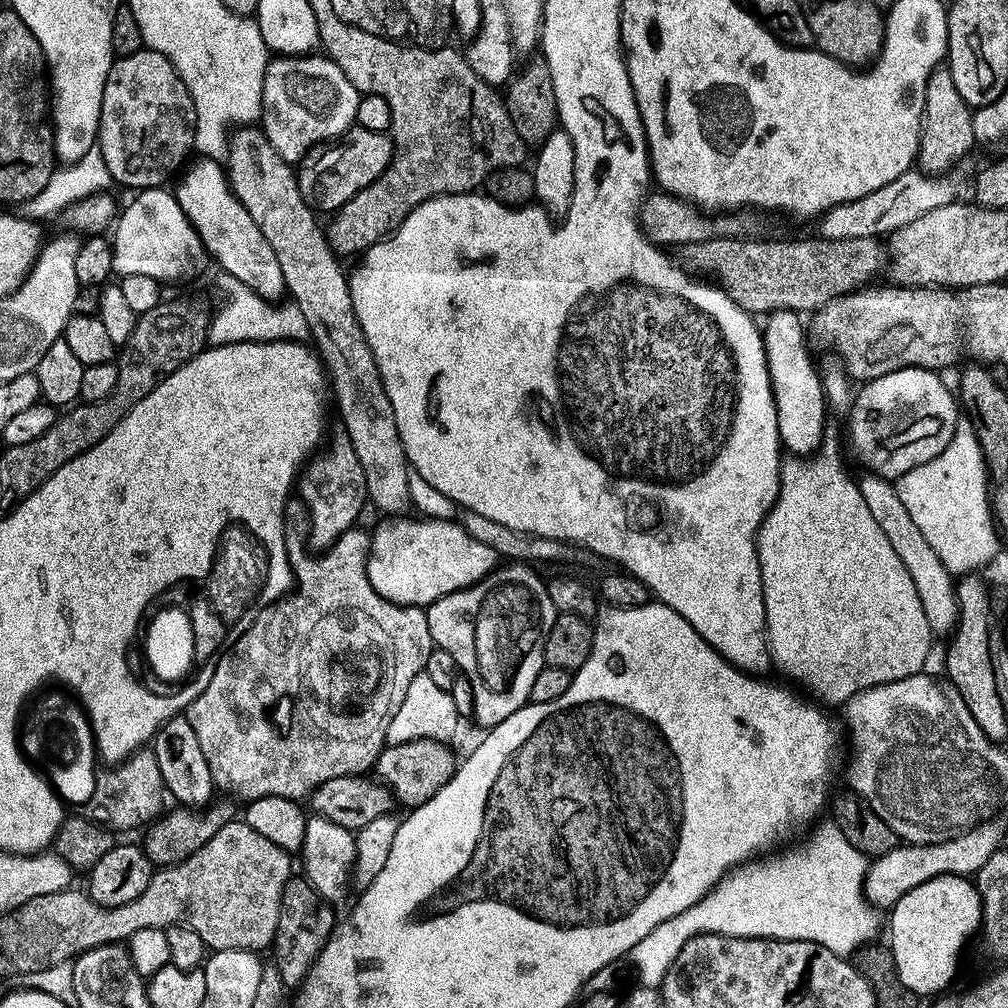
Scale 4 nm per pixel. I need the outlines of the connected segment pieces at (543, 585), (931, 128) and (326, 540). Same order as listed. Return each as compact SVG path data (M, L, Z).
M524 562L509 563L499 570L493 570L490 575L483 576L478 583L472 584L469 588L463 588L454 594L438 598L433 604L427 605L426 611L428 621L430 622L430 634L433 635L435 647L439 649L440 652L441 650L448 652L449 658L460 667L459 671L463 673L464 676L467 677L474 672L474 668L472 668L472 652L470 652L468 648L470 648L470 640L472 640L472 628L470 628L470 626L472 626L472 620L474 620L474 614L476 614L476 606L478 606L480 598L486 594L486 590L488 590L494 582L500 582L500 580L506 580L506 578L524 580L530 588L534 588L536 592L540 592L540 596L544 598L544 600L542 600L542 604L544 604L544 606L542 606L542 608L544 608L544 620L546 620L544 626L554 626L558 613L548 593L548 584L534 569L528 567L532 566Z
M941 66L935 68L928 79L928 89L924 95L924 118L920 121L920 150L918 164L929 174L948 174L951 168L977 143L972 125L973 109L958 94L954 78Z
M339 435L333 438L332 445L317 460L309 459L298 476L298 496L304 500L311 520L308 538L312 548L324 548L320 550L331 549L338 537L359 521L356 519L360 511L364 504L366 508L369 503L366 474L362 474L354 446L347 435Z

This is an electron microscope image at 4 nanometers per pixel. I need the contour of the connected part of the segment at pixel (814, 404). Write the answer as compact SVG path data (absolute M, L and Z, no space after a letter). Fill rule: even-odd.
M783 308L781 312L771 313L767 320L768 325L763 325L762 335L764 353L768 358L768 376L772 380L772 397L776 399L780 442L794 455L808 456L823 442L824 419L830 413L824 397L824 382L808 357L809 337L806 335L805 321L804 324L800 321L803 320L801 313Z

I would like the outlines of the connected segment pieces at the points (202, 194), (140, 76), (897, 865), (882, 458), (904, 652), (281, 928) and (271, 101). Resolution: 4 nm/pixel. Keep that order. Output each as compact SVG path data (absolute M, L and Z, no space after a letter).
M207 158L197 159L185 169L184 182L180 183L174 195L185 216L195 228L207 255L219 265L218 268L233 274L248 289L264 299L281 301L287 293L285 278L278 258L270 242L258 230L249 211L233 195L227 173L219 161Z
M141 50L113 59L106 86L102 90L98 151L106 162L106 170L117 185L125 184L133 190L164 188L168 184L167 180L185 167L184 159L193 155L195 133L196 111L190 90L186 90L183 78L168 59L151 50Z
M993 818L981 824L979 828L971 828L968 832L964 832L962 835L955 836L941 844L909 844L904 842L894 850L887 852L886 855L875 857L871 861L868 876L864 880L863 893L865 897L877 909L888 910L891 909L892 905L900 901L902 894L914 890L914 886L922 886L922 882L930 882L930 878L938 878L939 876L971 877L982 866L986 866L986 858L994 855L1003 845L1000 843L1004 840L1004 828L998 821L999 819Z
M903 368L861 385L848 412L848 436L867 471L897 480L947 448L960 422L960 408L939 376L933 369Z
M828 456L824 460L824 468L817 470L813 476L781 475L780 489L776 495L774 506L768 511L768 517L760 524L756 534L756 553L759 556L760 573L762 574L763 606L766 639L769 645L769 655L779 668L790 678L801 682L810 691L820 696L820 701L827 707L842 706L854 693L868 689L872 685L882 685L890 681L900 681L923 671L930 654L934 635L929 628L928 618L922 609L922 602L916 592L916 586L905 564L898 558L894 547L883 534L881 527L874 522L870 509L860 493L859 483L848 477L844 464L836 456Z
M293 878L284 887L274 941L274 963L282 974L285 985L299 985L314 967L320 952L328 945L328 939L338 927L338 919L336 920L332 909L333 905L320 896L304 878Z
M326 54L281 56L269 59L262 90L262 131L264 137L287 164L299 165L308 152L325 142L334 141L356 123L361 92L342 74L336 62Z

